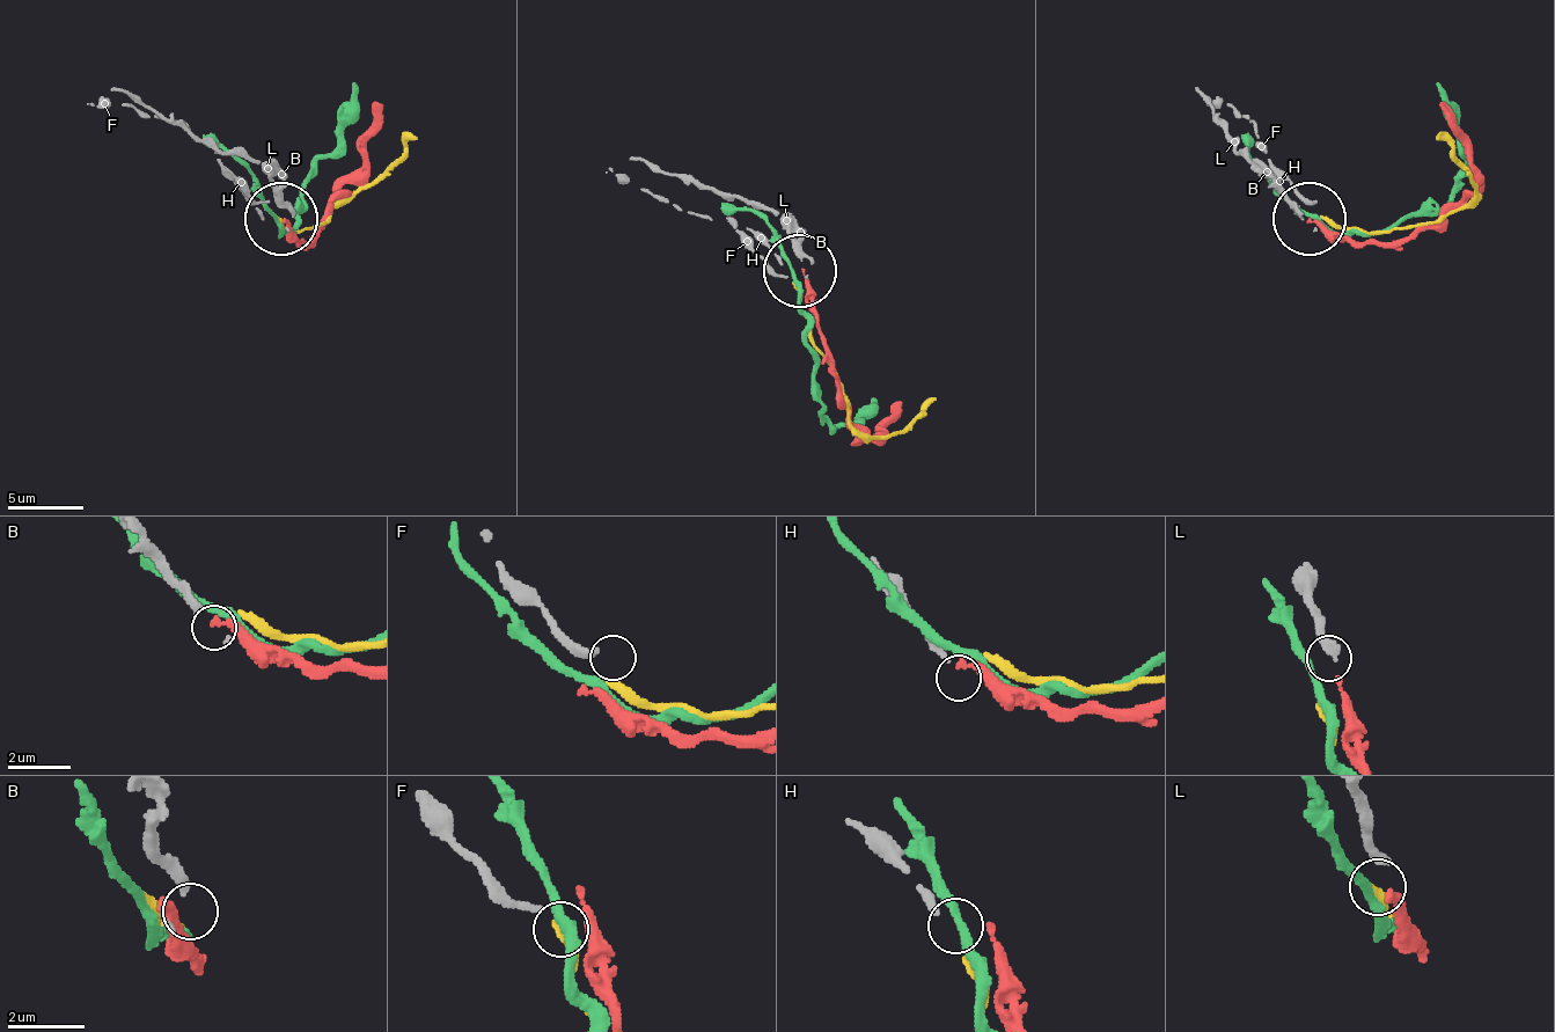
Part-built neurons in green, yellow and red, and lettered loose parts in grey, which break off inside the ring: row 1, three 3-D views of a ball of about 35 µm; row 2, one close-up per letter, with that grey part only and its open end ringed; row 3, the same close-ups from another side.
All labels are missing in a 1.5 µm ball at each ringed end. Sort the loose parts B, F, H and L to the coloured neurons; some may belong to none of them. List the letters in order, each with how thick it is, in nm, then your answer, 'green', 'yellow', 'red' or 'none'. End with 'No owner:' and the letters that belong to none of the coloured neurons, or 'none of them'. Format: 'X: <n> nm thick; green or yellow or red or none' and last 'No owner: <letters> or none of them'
B: 240 nm thick; none
F: 180 nm thick; none
H: 200 nm thick; none
L: 280 nm thick; red
No owner: B, F, H

